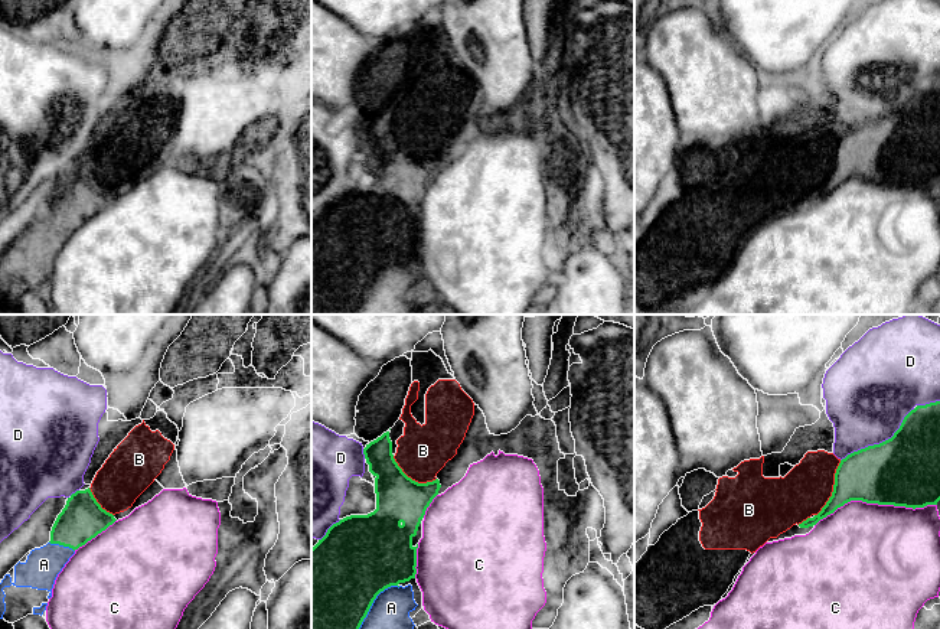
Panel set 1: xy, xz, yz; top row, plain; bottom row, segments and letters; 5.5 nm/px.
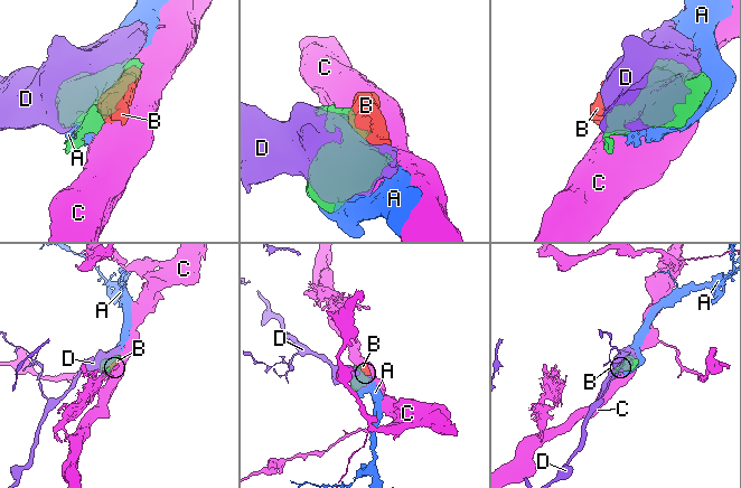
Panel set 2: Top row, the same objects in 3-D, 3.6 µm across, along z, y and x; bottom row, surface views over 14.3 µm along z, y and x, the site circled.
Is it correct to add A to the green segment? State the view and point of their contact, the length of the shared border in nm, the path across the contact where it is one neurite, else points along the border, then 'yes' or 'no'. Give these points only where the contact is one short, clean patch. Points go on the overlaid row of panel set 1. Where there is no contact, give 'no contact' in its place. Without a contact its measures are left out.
meets green in xz at (374, 599); contact 340 nm long; yes

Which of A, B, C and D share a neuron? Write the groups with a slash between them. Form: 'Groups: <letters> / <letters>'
Groups: A B / C / D

